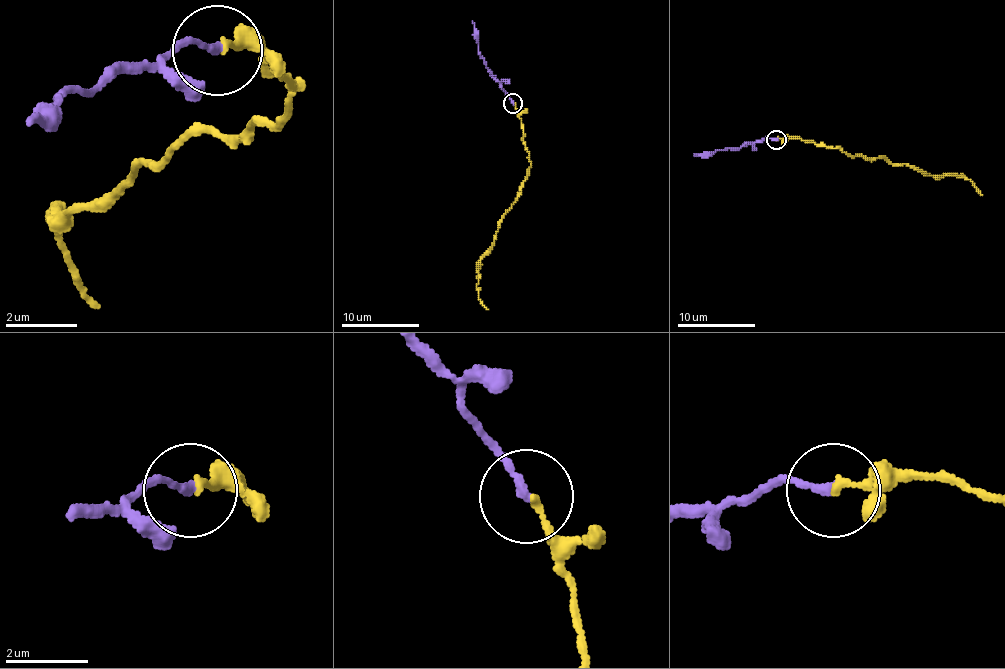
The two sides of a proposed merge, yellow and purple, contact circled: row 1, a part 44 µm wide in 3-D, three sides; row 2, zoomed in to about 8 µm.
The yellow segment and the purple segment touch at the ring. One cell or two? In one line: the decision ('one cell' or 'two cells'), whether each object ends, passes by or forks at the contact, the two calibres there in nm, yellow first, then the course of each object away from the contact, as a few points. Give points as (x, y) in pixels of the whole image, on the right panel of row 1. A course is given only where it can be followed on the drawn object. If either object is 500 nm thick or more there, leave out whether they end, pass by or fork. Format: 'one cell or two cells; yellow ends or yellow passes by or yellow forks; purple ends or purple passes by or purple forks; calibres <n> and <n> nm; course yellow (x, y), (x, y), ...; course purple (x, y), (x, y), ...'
one cell; yellow ends; purple ends; calibres 170 and 200 nm; course yellow (776, 140), (801, 138), (852, 156), (885, 158), (933, 175), (963, 175), (982, 195); course purple (776, 140), (764, 138), (760, 142), (745, 142), (739, 148), (694, 156)

